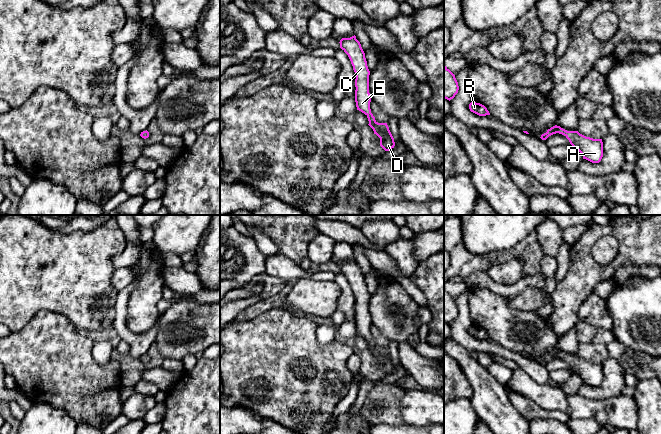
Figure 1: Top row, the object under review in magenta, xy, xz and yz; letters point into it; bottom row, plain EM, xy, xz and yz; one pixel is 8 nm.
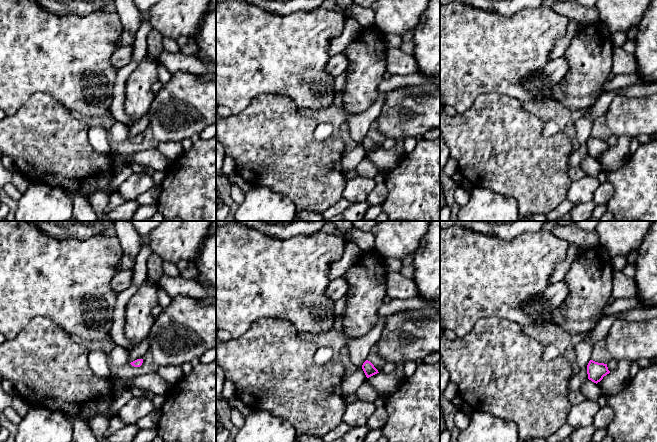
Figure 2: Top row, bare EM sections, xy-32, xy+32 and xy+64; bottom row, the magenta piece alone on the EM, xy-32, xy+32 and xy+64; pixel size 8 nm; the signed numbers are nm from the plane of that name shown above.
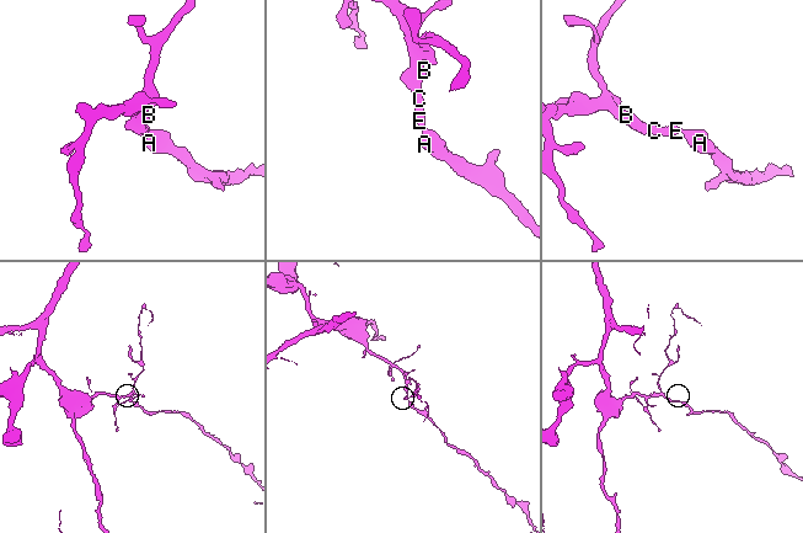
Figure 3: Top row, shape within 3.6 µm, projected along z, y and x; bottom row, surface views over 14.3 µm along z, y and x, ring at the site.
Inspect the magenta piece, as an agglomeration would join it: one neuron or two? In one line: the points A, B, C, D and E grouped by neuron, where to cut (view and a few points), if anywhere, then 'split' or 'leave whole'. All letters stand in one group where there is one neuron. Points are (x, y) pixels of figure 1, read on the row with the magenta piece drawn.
A B C D E; no cut; leave whole

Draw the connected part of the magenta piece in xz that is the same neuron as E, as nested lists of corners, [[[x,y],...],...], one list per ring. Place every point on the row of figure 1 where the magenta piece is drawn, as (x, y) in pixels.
[[[355,35],[350,38],[342,38],[339,43],[340,48],[348,55],[355,72],[355,102],[357,110],[367,116],[368,125],[373,129],[374,134],[380,138],[380,146],[385,151],[389,151],[395,146],[394,138],[387,123],[378,123],[371,113],[371,96],[369,93],[370,71],[361,44]]]

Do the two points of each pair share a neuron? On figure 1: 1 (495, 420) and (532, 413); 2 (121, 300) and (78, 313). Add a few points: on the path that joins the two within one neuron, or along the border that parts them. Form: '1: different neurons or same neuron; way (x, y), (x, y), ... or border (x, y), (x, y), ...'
1: different neurons; border (508, 397), (509, 401), (529, 420)
2: different neurons; border (118, 292), (115, 298), (115, 317), (112, 325)

